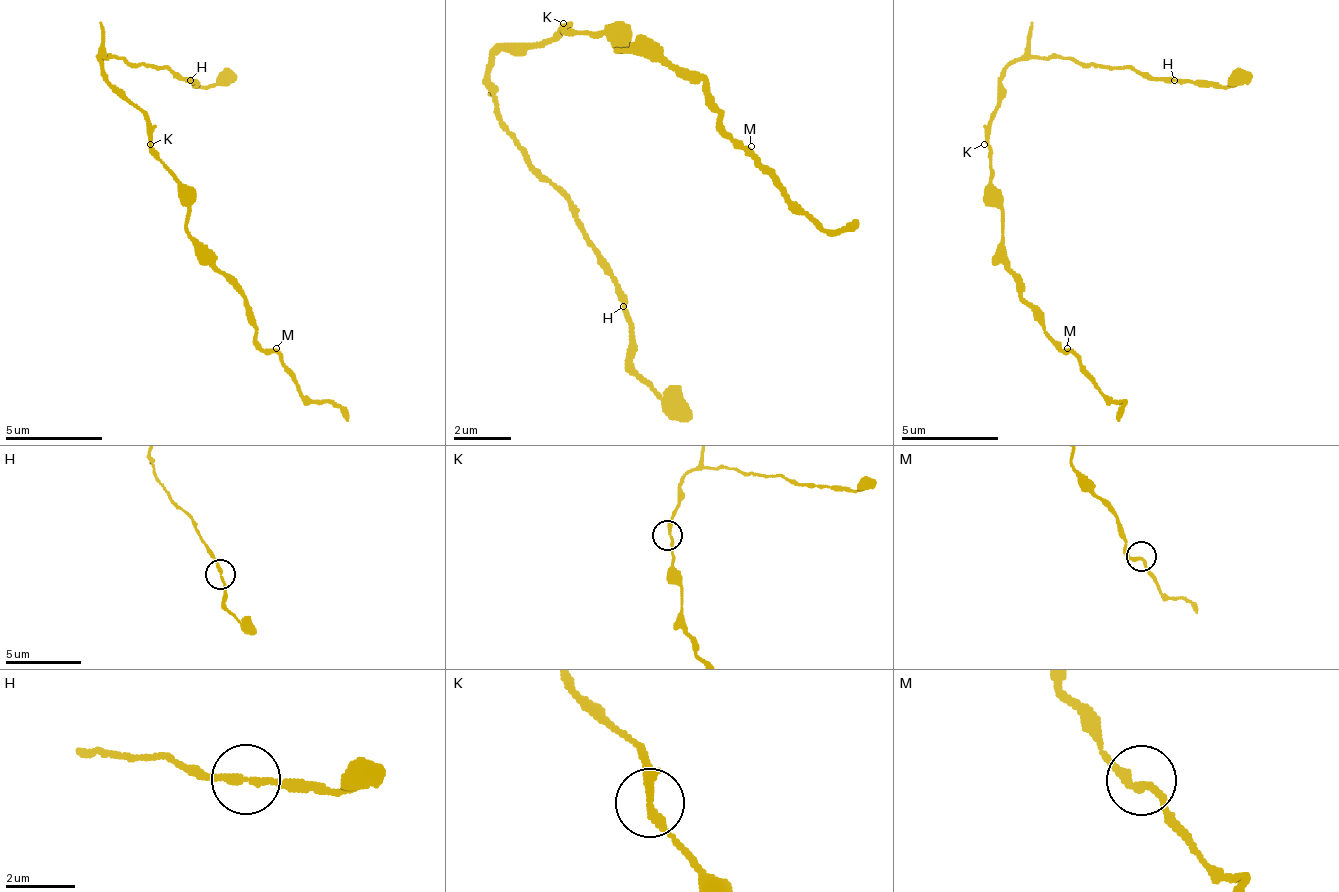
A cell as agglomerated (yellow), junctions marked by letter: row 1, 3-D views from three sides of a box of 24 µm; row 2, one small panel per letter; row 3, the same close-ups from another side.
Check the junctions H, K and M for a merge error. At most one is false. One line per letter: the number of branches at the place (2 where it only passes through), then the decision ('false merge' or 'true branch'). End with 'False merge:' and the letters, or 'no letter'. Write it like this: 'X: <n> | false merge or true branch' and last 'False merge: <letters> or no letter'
H: 2 | true branch
K: 2 | true branch
M: 2 | true branch
False merge: no letter

